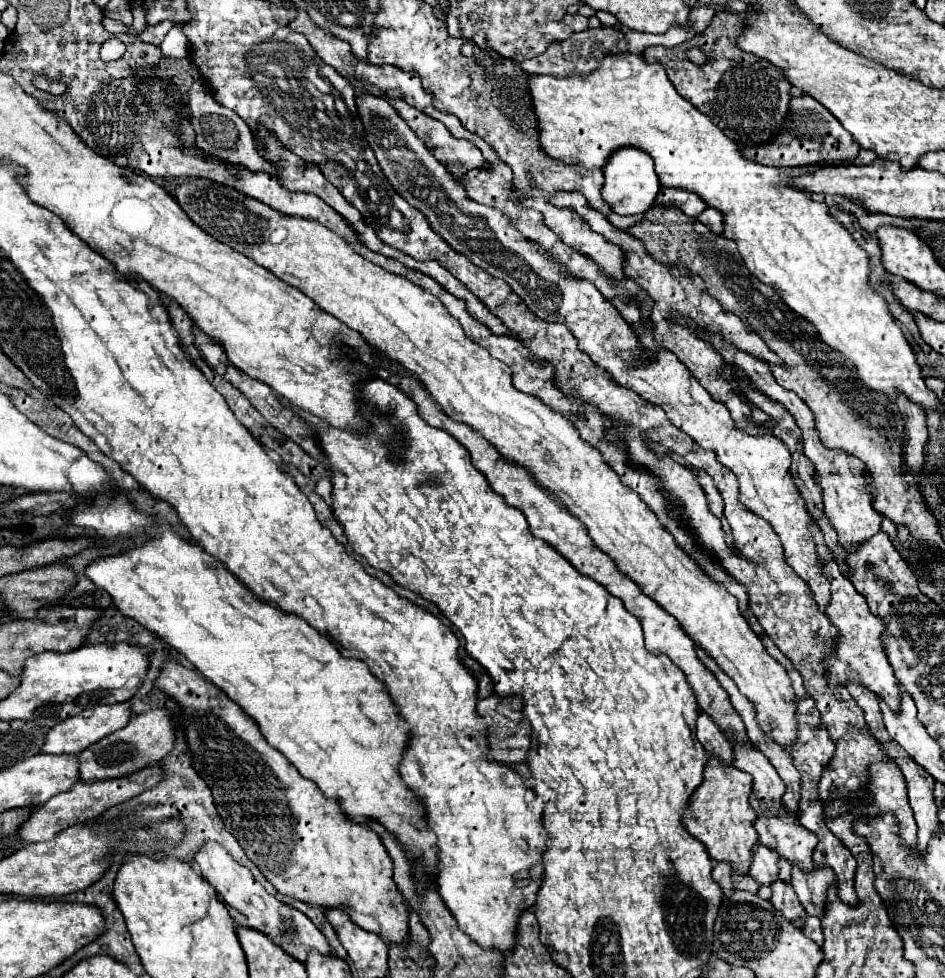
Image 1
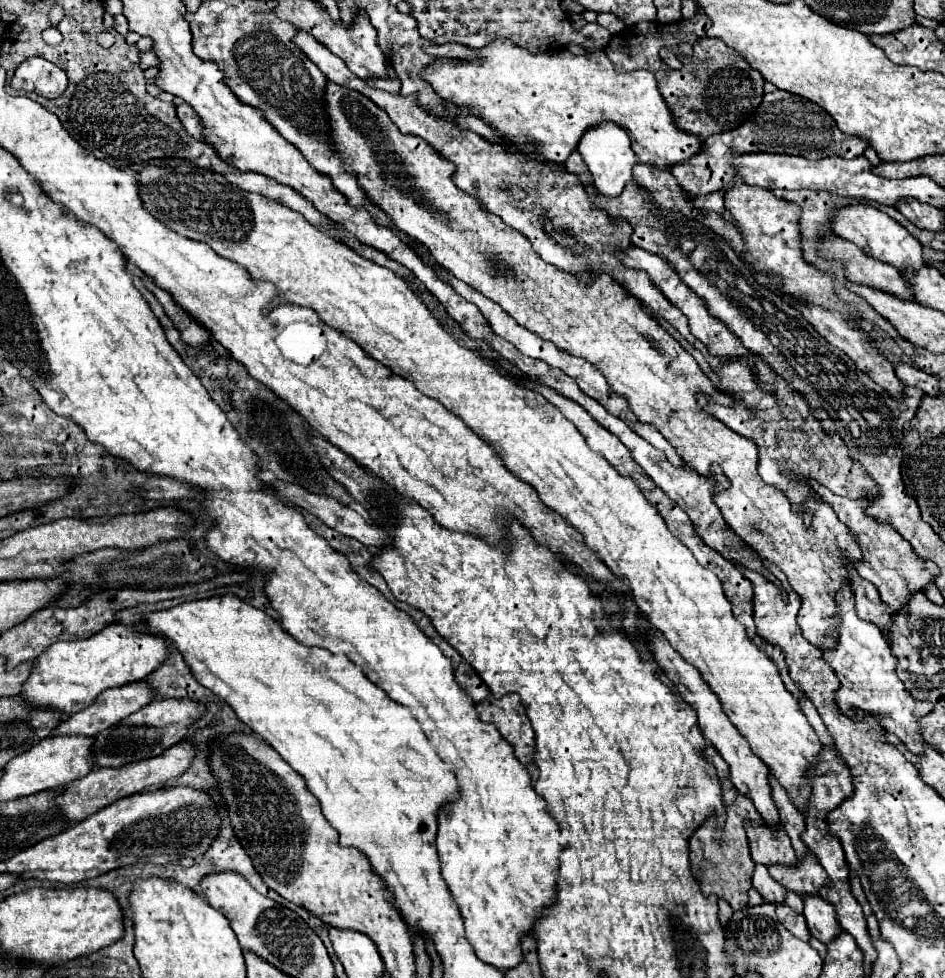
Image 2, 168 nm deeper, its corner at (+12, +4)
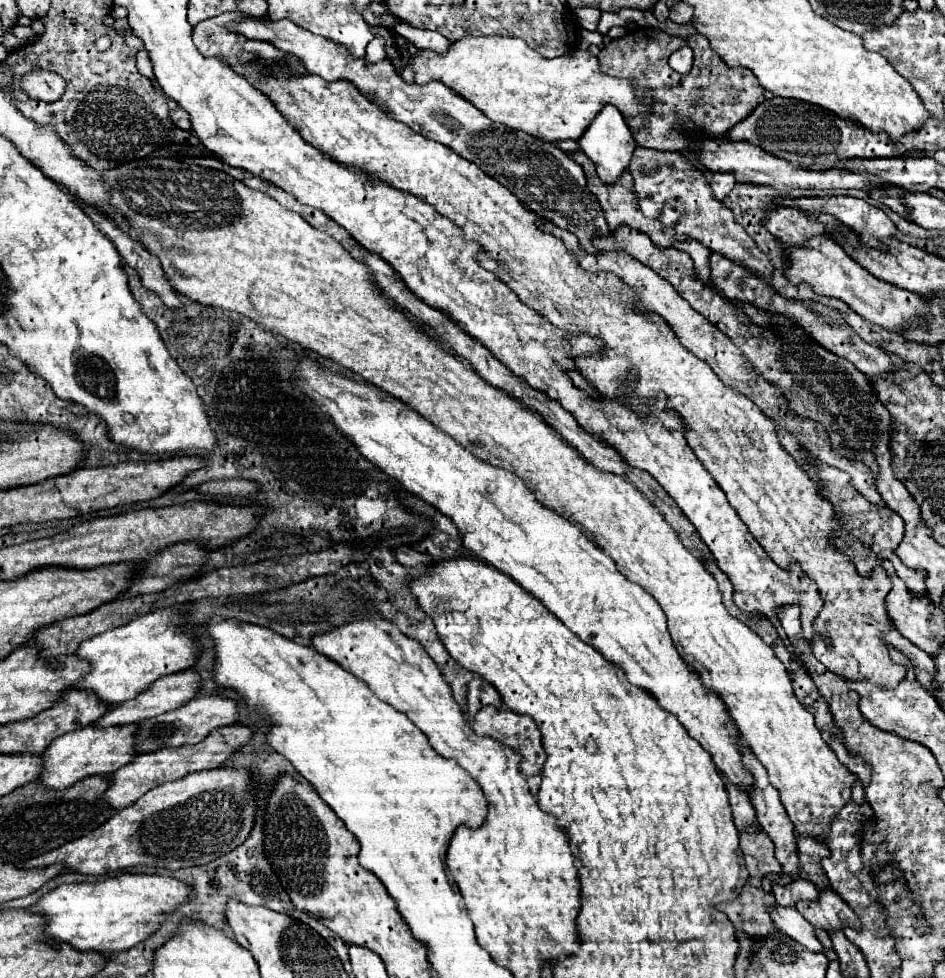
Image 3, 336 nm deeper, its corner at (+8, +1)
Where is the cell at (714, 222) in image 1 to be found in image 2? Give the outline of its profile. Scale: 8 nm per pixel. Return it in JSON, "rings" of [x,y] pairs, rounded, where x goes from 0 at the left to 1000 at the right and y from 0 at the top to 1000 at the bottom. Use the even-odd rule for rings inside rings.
{"rings":[[[759,194],[759,196],[754,196],[754,198],[740,200],[740,202],[738,202],[738,213],[744,215],[744,217],[759,217],[759,219],[765,219],[765,217],[767,217],[765,200],[767,200],[767,194]]]}

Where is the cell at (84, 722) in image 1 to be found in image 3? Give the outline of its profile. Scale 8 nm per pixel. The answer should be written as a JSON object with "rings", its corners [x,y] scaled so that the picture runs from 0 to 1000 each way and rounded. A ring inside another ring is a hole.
{"rings":[[[202,684],[198,686],[189,686],[189,688],[183,688],[183,690],[177,690],[177,692],[170,692],[166,694],[158,704],[153,704],[151,709],[147,709],[143,715],[139,717],[132,717],[124,723],[120,723],[117,727],[113,727],[109,733],[105,733],[98,743],[122,743],[122,741],[137,741],[137,739],[147,739],[156,733],[166,733],[170,729],[177,729],[181,725],[187,725],[189,721],[198,719],[202,713],[206,713],[208,709],[208,702],[211,702],[211,690],[204,688]]]}

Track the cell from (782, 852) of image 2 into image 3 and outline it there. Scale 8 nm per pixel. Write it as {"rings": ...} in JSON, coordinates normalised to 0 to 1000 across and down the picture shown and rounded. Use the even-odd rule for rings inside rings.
{"rings":[[[839,899],[833,905],[818,903],[818,915],[824,925],[841,925],[848,919],[865,919],[865,907],[852,899]]]}

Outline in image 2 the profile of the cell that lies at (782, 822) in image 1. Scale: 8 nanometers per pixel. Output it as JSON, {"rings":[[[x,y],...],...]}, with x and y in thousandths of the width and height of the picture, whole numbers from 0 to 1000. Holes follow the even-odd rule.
{"rings":[[[854,873],[854,877],[848,879],[839,890],[831,885],[816,885],[814,894],[831,910],[837,910],[846,916],[862,916],[867,914],[869,906],[877,906],[877,898],[860,873]]]}

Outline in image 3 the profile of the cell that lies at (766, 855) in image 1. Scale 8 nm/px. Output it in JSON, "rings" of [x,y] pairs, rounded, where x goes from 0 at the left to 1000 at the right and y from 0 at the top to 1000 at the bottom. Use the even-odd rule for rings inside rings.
{"rings":[[[818,925],[818,927],[814,927],[814,936],[822,950],[833,954],[837,960],[848,964],[852,970],[856,970],[856,972],[871,970],[871,966],[862,958],[862,948],[856,946],[856,942],[852,942],[852,938],[848,938],[848,934],[843,934],[841,927]]]}

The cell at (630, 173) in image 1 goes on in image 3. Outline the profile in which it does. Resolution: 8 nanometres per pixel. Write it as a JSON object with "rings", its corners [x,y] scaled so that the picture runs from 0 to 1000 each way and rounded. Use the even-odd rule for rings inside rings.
{"rings":[[[640,107],[640,111],[636,111],[636,116],[628,122],[628,128],[623,128],[623,132],[615,138],[613,148],[615,148],[615,154],[630,167],[634,183],[642,189],[649,189],[657,181],[657,177],[663,175],[666,165],[670,161],[670,154],[674,150],[670,136],[663,130],[661,122],[647,107]]]}

